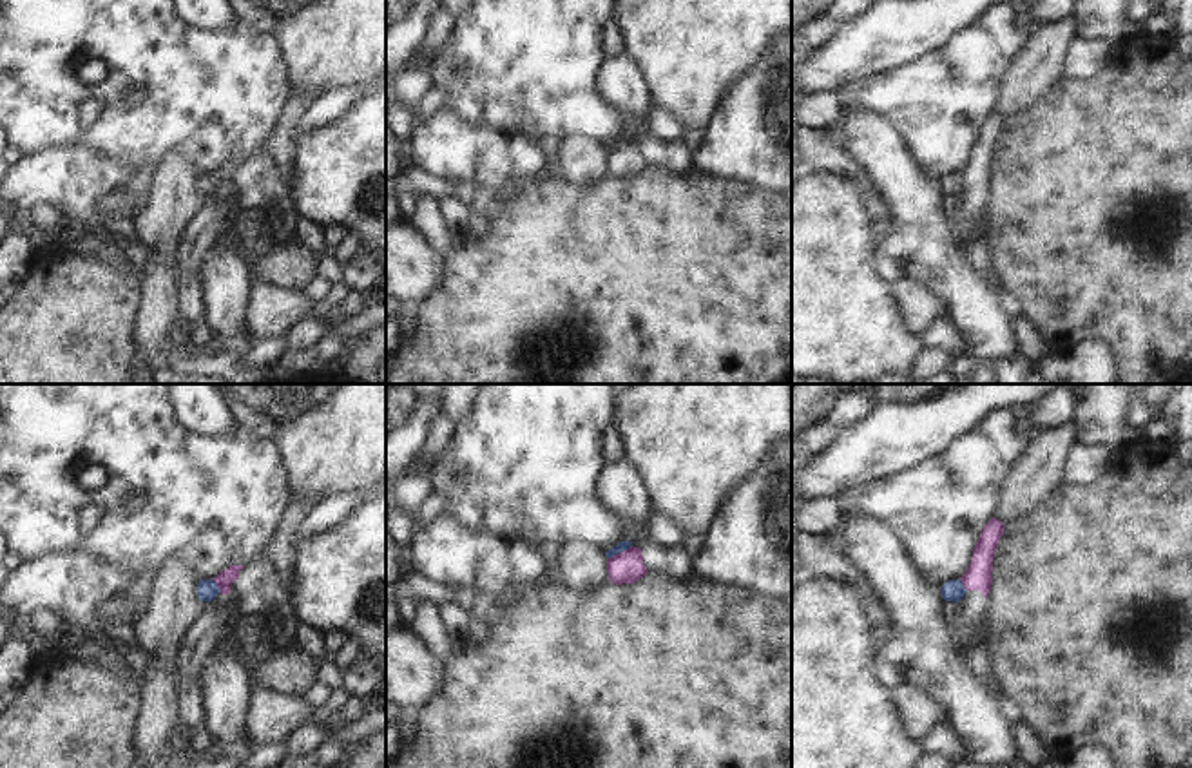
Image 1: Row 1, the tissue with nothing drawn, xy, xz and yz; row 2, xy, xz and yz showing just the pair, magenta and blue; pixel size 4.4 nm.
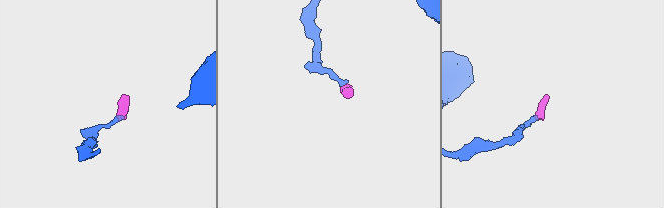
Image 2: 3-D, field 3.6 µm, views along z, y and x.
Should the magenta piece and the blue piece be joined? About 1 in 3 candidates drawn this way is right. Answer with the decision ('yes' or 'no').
no

